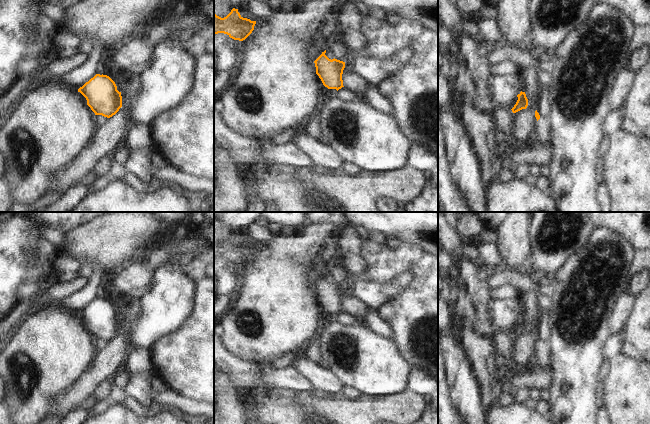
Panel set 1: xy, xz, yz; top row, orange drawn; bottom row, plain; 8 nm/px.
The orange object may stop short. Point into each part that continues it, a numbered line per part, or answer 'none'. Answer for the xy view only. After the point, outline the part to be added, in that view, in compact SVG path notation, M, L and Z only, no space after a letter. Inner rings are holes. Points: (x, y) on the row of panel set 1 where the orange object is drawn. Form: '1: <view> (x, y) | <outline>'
none

